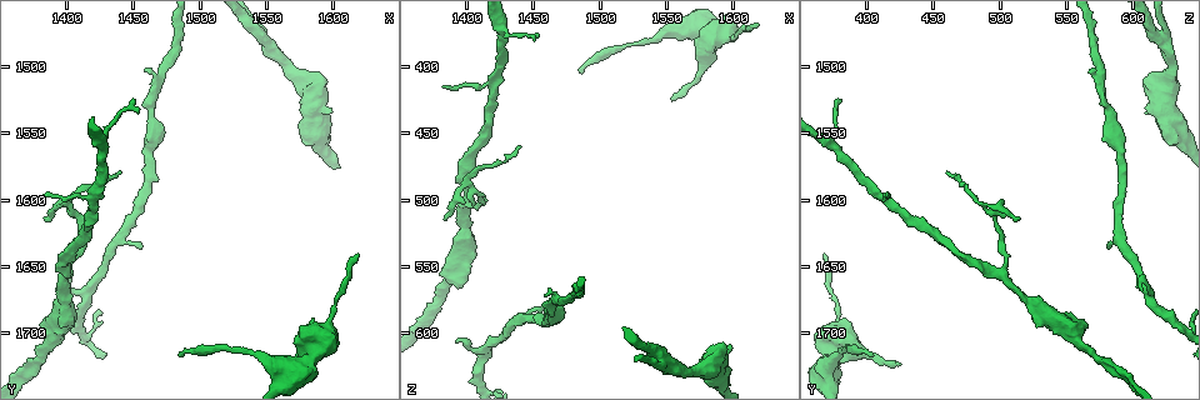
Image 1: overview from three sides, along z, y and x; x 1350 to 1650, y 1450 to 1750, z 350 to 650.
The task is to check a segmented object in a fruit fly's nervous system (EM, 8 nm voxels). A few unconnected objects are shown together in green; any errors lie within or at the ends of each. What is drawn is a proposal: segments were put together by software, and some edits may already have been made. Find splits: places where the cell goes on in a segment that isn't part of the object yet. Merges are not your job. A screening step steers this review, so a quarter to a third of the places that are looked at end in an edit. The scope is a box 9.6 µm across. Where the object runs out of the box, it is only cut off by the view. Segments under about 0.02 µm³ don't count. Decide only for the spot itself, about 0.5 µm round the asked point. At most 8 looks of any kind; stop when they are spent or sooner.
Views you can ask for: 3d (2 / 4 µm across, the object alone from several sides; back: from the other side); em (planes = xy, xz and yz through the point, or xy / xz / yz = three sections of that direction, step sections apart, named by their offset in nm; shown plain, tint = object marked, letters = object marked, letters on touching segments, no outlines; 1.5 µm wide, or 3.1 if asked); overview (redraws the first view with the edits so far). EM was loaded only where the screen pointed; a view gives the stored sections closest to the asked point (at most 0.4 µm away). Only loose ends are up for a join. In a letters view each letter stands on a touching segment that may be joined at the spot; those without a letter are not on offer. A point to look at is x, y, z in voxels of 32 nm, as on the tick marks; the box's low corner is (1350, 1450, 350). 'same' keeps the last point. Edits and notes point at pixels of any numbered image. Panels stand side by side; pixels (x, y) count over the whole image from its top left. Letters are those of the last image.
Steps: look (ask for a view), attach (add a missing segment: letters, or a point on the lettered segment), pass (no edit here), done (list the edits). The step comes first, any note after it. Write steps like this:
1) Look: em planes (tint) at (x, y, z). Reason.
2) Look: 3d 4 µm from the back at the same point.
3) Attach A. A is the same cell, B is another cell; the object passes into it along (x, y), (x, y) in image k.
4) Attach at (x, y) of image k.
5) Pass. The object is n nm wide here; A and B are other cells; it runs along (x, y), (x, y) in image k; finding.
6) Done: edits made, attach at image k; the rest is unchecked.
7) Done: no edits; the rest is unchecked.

Look: em yz step 8 (tint) at (1452, 1526, 382). Branch stops here.

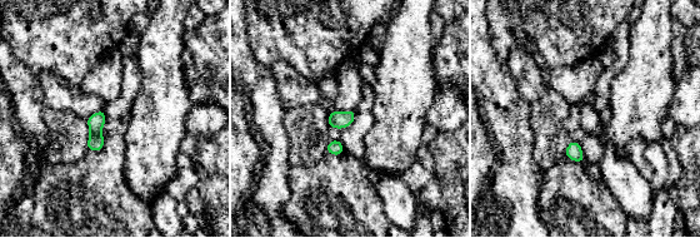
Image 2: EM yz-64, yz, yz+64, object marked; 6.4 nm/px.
Look: em planes (letters) at the same point.

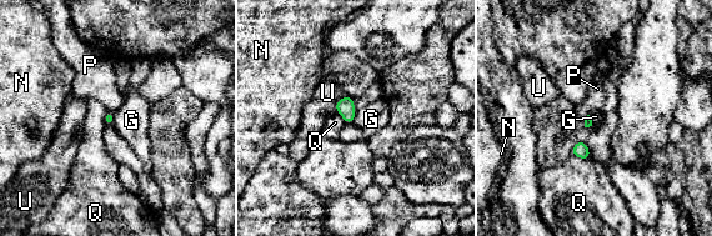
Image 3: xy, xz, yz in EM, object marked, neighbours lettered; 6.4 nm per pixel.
Pass. G, N, P, Q and U are other cells; a border runs along (356, 110), (352, 122) in image 3; no lettered segment goes on from it.

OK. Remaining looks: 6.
Look: em planes (letters) at (1456, 1634, 582). An open end.

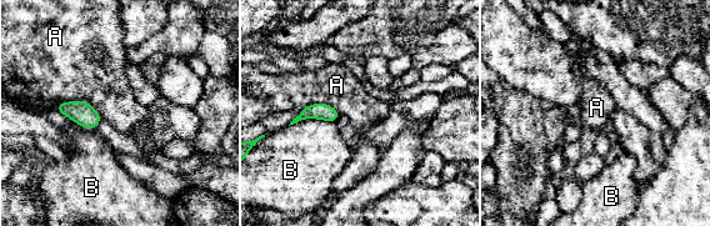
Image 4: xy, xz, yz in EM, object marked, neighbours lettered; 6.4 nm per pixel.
Pass. A and B are other cells; a border runs along (54, 109), (86, 101), (101, 117) in image 4; none of them fits.

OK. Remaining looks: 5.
Look: 3d 2 µm at (1392, 1670, 608).

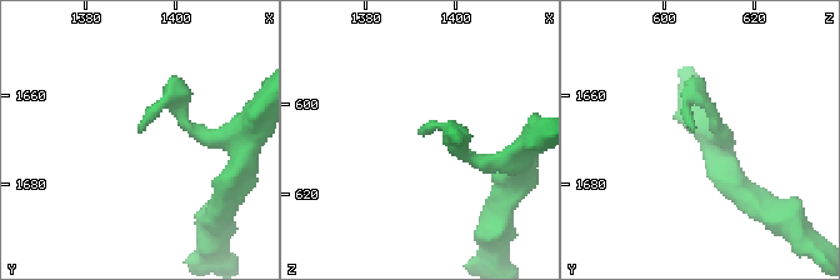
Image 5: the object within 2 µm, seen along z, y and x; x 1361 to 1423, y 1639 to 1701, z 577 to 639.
Look: em planes (letters) at (1393, 1668, 606). Now the EM.

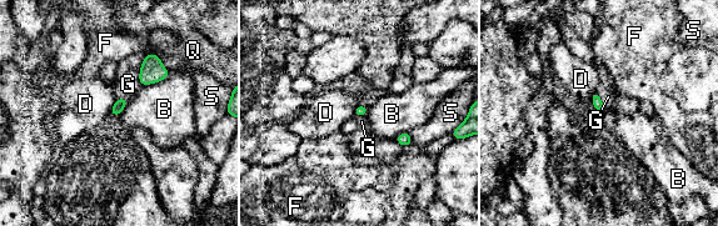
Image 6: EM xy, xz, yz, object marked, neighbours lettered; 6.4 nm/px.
Pass. The longest contact is with B, 220 nm; B, D, F, G, Q and S are other cells; no lettered segment goes on from it.

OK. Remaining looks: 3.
Done: no edits; the rest is unchecked.

